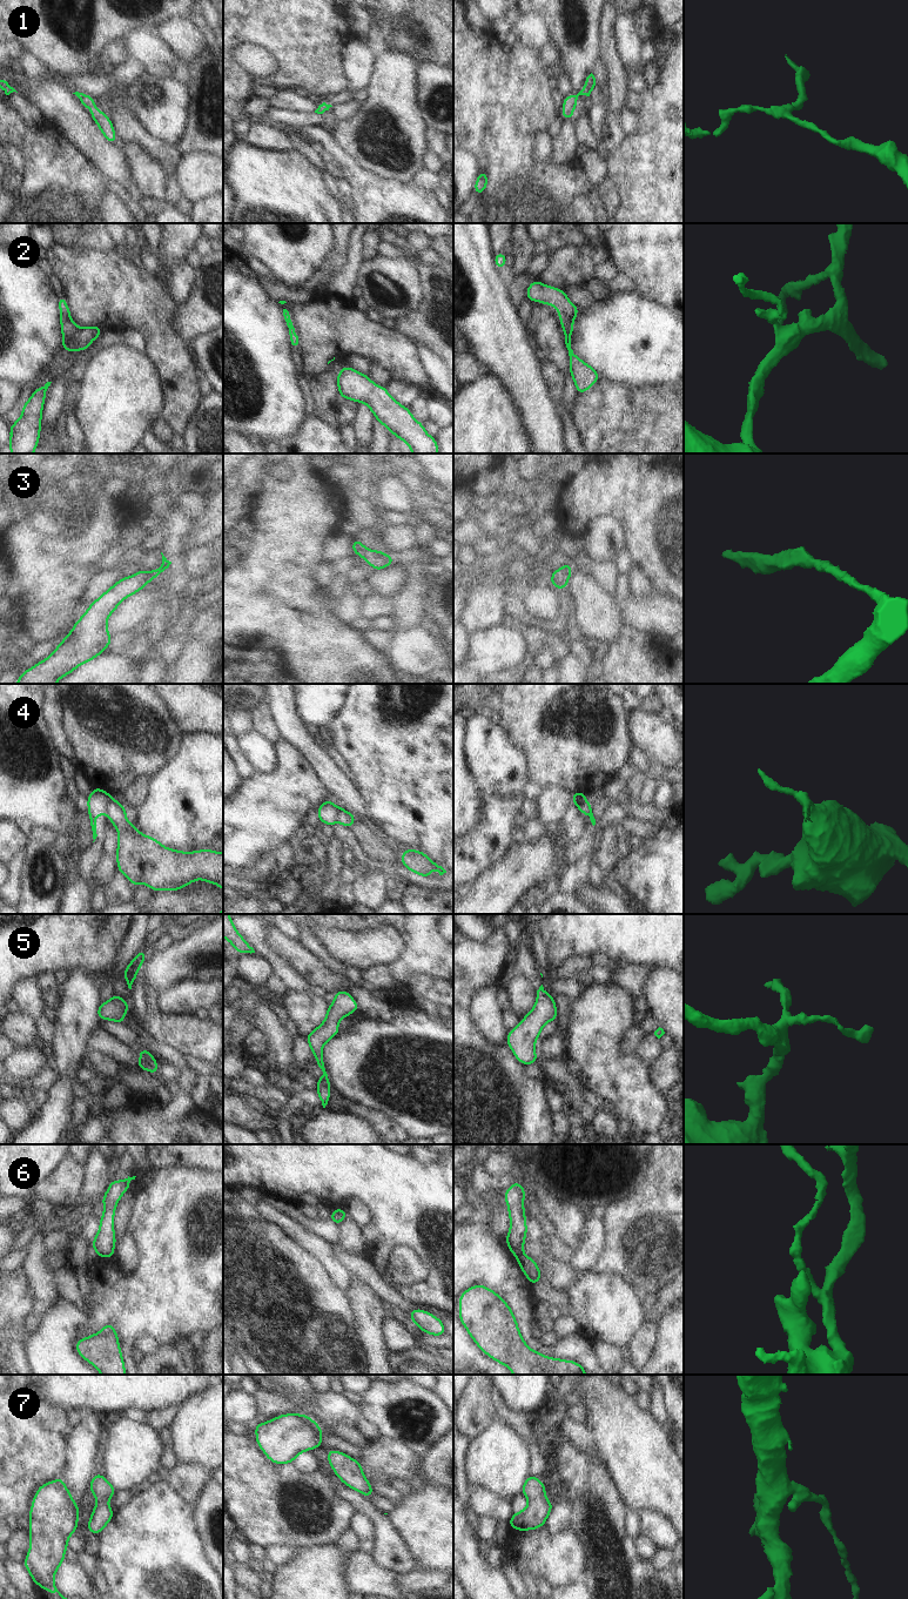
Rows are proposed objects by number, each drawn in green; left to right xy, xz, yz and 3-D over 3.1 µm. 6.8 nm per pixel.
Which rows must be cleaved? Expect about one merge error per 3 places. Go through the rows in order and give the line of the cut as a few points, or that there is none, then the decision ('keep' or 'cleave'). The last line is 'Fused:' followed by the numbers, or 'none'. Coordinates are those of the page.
1: no cut; keep
2: no cut; keep
3: no cut; keep
4: cut in xy along (112, 799), (108, 803), (107, 813); cleave
5: no cut; keep
6: cut in yz along (522, 1254), (517, 1257); cleave
7: no cut; keep
Fused: 4, 6

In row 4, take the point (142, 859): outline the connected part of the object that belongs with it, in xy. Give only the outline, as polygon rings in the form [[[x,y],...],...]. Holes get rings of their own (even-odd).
[[[115,799],[108,802],[112,825],[119,831],[116,860],[119,873],[128,876],[136,887],[140,882],[152,891],[179,891],[196,879],[217,885],[223,889],[223,853],[210,849],[181,852],[164,847],[155,838],[147,837],[127,821],[127,809]]]

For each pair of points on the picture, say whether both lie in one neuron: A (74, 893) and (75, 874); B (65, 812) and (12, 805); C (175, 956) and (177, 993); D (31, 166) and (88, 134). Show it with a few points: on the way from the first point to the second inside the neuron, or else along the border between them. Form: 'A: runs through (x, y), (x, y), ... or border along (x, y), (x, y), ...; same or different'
A: runs through (75, 888), (75, 879); same
B: runs through (52, 808), (48, 805), (25, 805); same
C: border along (203, 981), (180, 980), (159, 993); different
D: border along (51, 125), (89, 163); different

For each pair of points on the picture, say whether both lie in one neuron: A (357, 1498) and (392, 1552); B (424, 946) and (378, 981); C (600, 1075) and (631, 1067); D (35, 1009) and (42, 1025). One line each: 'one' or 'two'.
A: one
B: one
C: one
D: two

